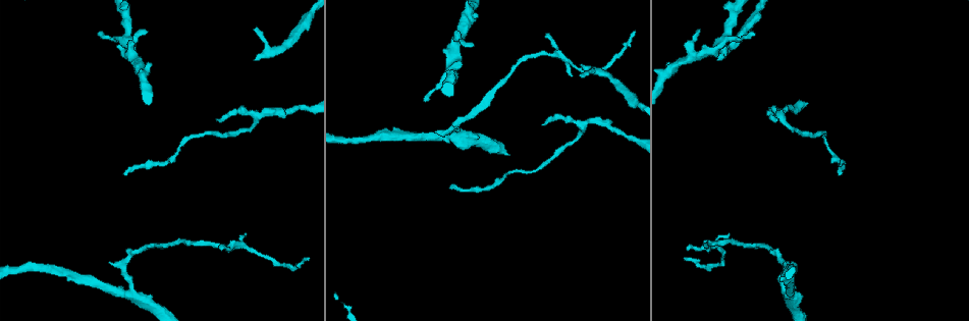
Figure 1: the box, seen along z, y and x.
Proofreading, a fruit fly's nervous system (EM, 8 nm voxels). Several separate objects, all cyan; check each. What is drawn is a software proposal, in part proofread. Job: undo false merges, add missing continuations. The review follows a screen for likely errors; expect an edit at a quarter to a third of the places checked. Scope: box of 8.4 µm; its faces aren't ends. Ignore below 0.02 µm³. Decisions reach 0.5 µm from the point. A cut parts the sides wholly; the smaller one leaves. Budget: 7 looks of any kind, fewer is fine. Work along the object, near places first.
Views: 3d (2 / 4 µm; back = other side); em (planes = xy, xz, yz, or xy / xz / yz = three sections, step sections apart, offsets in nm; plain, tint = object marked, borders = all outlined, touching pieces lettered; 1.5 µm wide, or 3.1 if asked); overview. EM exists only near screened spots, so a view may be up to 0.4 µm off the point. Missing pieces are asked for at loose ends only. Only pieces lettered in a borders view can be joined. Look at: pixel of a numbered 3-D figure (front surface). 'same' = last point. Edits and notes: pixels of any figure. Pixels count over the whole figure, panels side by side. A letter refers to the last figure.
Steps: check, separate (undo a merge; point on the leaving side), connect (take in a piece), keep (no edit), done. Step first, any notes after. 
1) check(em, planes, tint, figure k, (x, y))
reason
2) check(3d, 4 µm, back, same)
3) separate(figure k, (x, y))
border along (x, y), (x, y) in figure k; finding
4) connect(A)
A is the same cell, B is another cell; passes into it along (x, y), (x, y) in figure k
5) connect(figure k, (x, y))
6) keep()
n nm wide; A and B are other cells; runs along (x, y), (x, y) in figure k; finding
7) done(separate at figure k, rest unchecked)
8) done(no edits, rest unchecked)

check(3d, 4 µm, figure 1, (547, 34))
free end

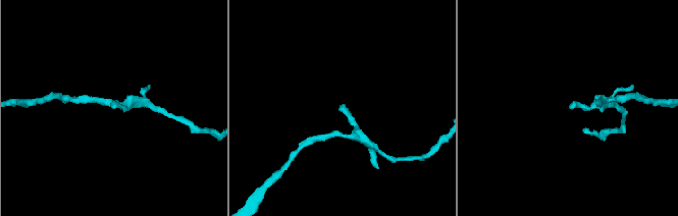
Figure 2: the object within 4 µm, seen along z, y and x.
check(em, planes, plain, figure 2, (571, 108))

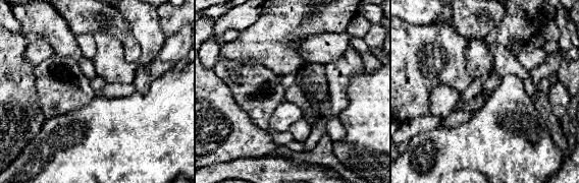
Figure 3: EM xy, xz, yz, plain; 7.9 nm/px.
check(em, planes, borders, same)

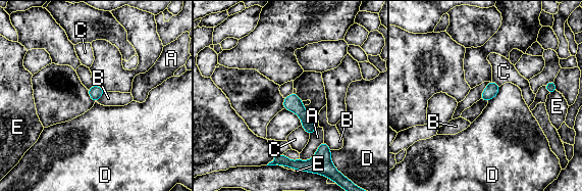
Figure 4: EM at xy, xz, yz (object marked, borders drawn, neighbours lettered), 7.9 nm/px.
keep()
110 nm wide; A, B, C, D and E are other cells; border along (105, 92), (96, 101) in figure 4; none of them fits

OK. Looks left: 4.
check(3d, 4 µm, figure 1, (545, 122))
tapers out

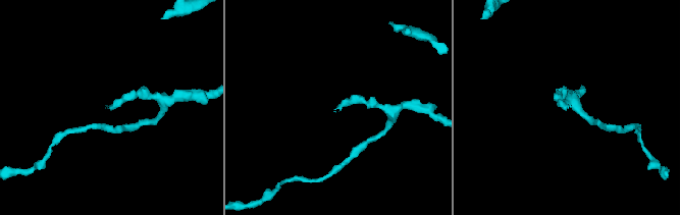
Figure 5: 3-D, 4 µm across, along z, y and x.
check(em, planes, borders, figure 5, (335, 108))

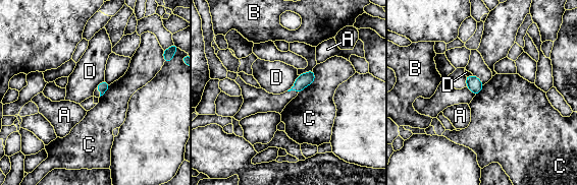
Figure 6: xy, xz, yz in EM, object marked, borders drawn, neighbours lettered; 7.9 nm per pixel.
keep()
90 nm wide; A, B, C and D are other cells; border along (299, 75), (294, 84), (286, 90) in figure 6; none of them fits

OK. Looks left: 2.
check(3d, 4 µm, figure 1, (580, 64))
free end

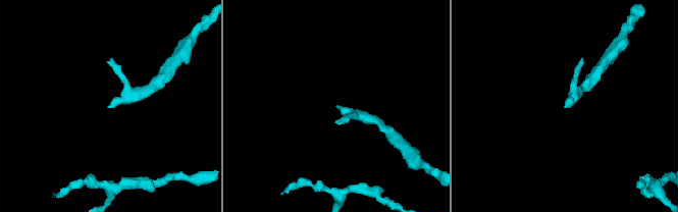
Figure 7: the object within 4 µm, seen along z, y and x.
check(em, planes, borders, figure 7, (337, 106))

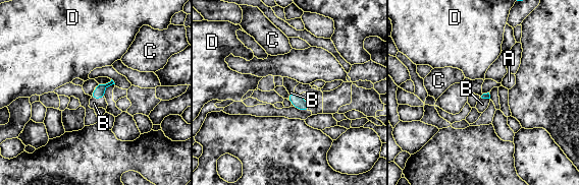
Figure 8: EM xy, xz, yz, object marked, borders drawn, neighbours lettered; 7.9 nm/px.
connect(B)
B is the same cell, A, C and D are other cells; passes into it along (99, 93), (97, 98), (94, 103) in figure 8; the cell continues

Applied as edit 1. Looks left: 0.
done(connect at figure 8, rest unchecked)

